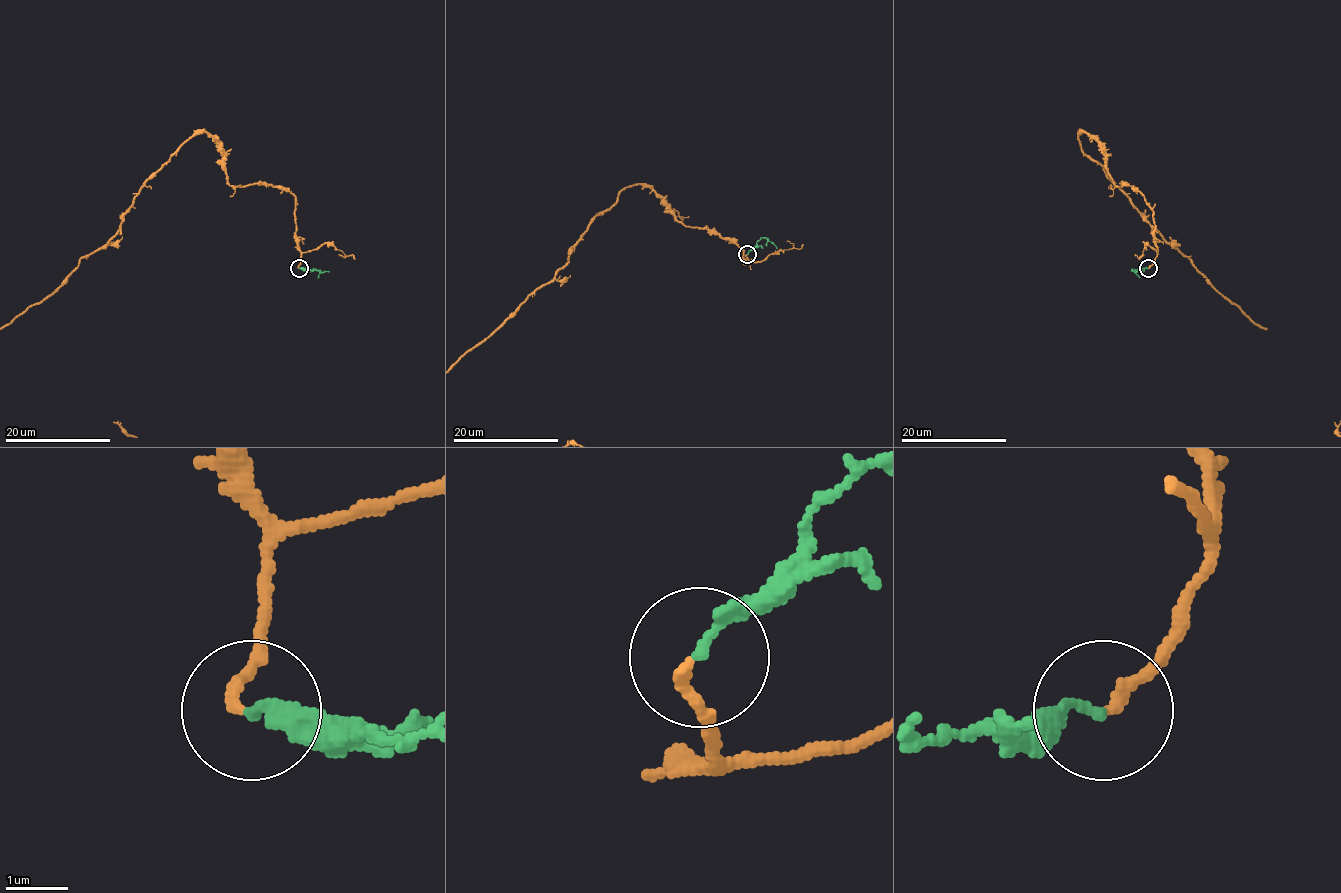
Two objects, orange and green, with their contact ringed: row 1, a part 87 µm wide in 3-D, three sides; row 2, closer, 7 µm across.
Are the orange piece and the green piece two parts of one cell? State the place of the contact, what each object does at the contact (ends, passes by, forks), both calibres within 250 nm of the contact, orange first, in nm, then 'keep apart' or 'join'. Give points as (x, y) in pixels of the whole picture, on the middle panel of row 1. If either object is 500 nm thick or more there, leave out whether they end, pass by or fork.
(747, 254) | orange ends | green ends | 180/160 nm | join

